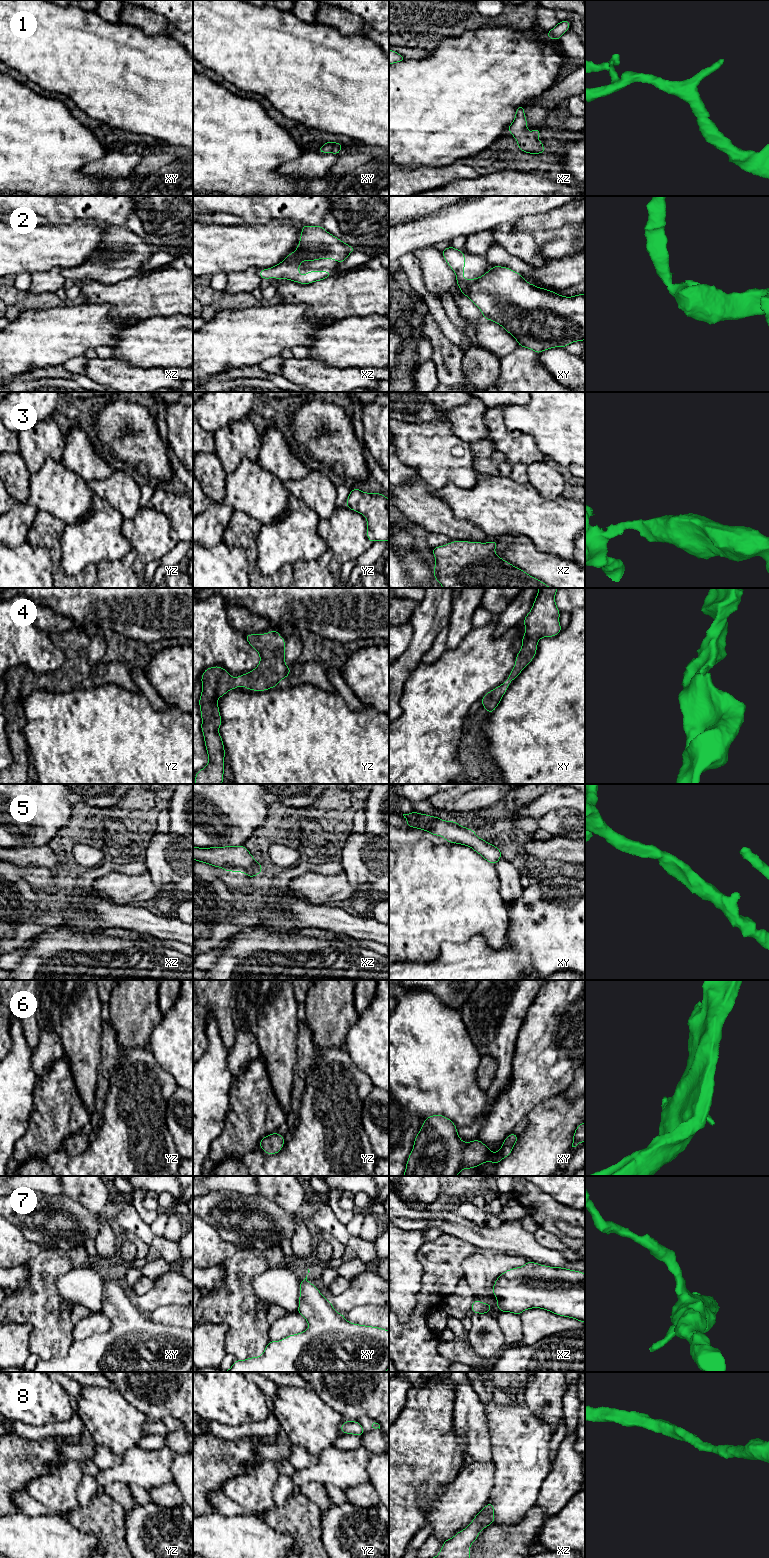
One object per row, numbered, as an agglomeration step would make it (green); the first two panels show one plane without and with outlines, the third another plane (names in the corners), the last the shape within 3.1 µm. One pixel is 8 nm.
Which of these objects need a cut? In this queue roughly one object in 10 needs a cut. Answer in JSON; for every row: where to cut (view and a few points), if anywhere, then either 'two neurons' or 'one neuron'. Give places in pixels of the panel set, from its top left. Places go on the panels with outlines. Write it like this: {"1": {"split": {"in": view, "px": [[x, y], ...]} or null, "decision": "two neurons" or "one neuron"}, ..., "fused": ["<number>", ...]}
{"1": {"split": null, "decision": "one neuron"}, "2": {"split": null, "decision": "one neuron"}, "3": {"split": null, "decision": "one neuron"}, "4": {"split": null, "decision": "one neuron"}, "5": {"split": null, "decision": "one neuron"}, "6": {"split": null, "decision": "one neuron"}, "7": {"split": null, "decision": "one neuron"}, "8": {"split": null, "decision": "one neuron"}, "fused": []}

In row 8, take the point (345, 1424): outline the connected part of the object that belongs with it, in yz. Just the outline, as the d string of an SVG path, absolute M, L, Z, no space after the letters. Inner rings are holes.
M347 1420L340 1426L340 1430L345 1434L362 1436L365 1431L358 1421Z

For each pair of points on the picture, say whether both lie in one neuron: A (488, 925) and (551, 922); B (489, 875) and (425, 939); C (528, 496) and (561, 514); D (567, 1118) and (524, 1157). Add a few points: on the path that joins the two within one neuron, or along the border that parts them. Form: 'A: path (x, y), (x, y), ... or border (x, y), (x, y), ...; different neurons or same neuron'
A: border (506, 905), (508, 932), (507, 944), (503, 947); different neurons
B: path (473, 891), (441, 923); same neuron
C: path (536, 504), (546, 514), (553, 514); same neuron
D: path (556, 1128), (535, 1149); same neuron

